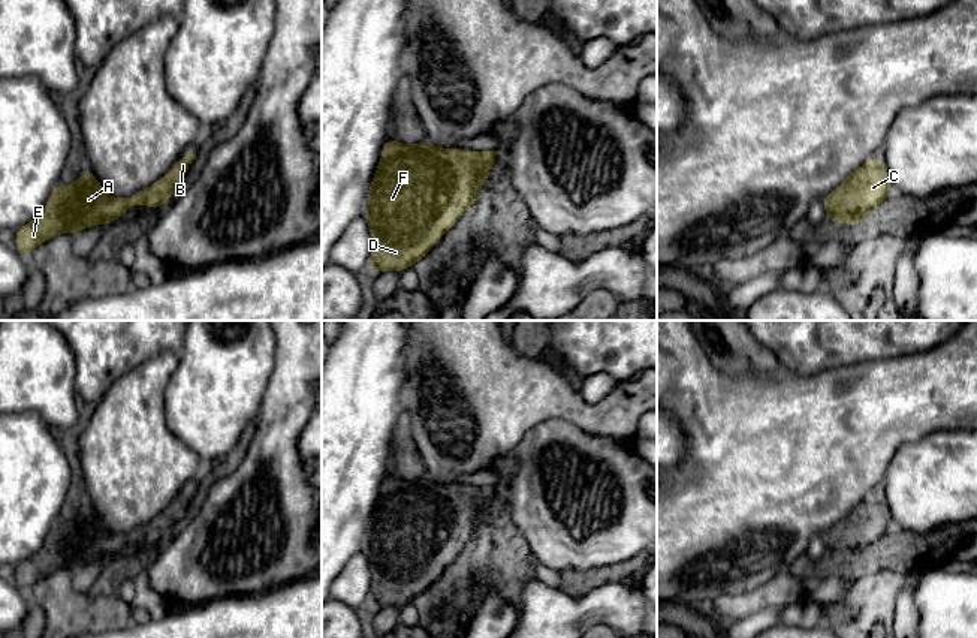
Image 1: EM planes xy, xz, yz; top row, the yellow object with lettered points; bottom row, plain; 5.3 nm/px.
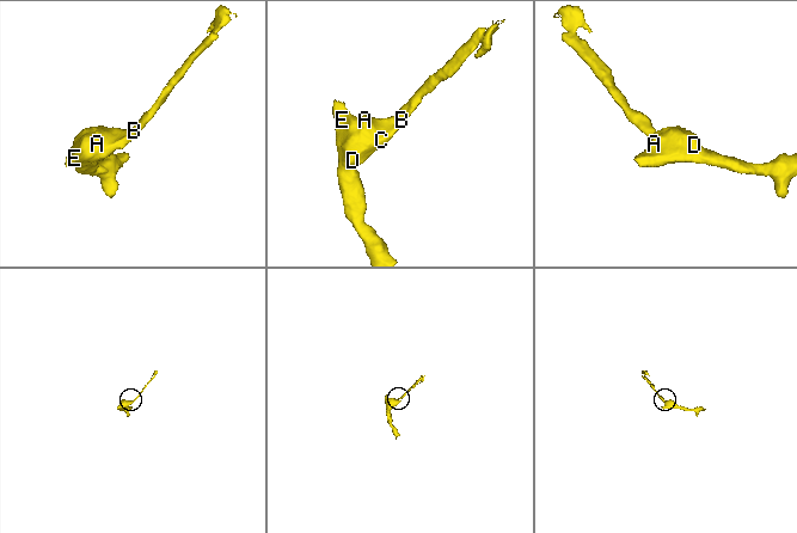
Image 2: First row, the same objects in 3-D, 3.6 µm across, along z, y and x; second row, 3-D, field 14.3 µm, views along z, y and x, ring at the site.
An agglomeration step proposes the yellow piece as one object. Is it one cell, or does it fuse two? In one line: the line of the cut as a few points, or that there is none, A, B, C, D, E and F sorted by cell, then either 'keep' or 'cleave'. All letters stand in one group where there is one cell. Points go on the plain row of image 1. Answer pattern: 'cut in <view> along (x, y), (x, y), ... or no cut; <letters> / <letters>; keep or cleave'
no cut; A B C D E F; keep

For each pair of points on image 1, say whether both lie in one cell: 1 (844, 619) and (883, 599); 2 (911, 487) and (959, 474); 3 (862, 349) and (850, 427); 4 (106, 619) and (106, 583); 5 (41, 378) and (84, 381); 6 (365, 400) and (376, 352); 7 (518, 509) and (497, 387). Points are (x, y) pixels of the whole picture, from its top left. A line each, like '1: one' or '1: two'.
1: one
2: one
3: two
4: two
5: two
6: one
7: two

